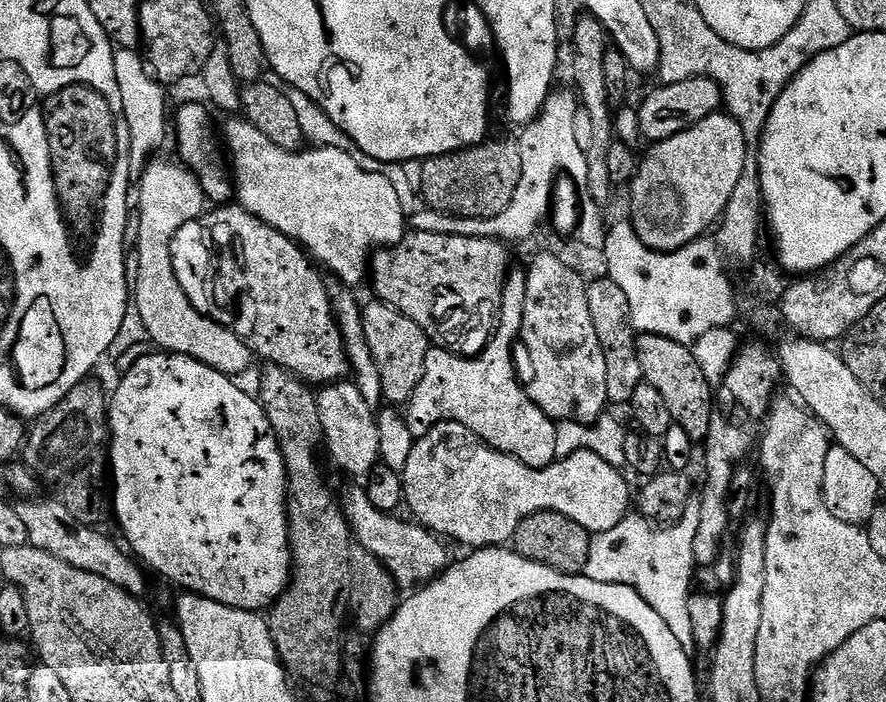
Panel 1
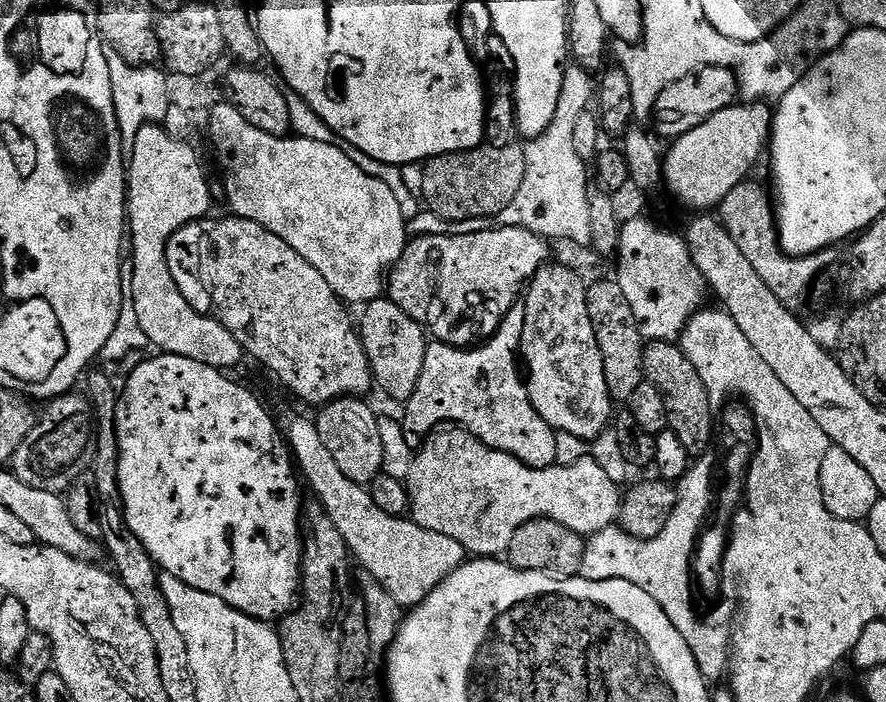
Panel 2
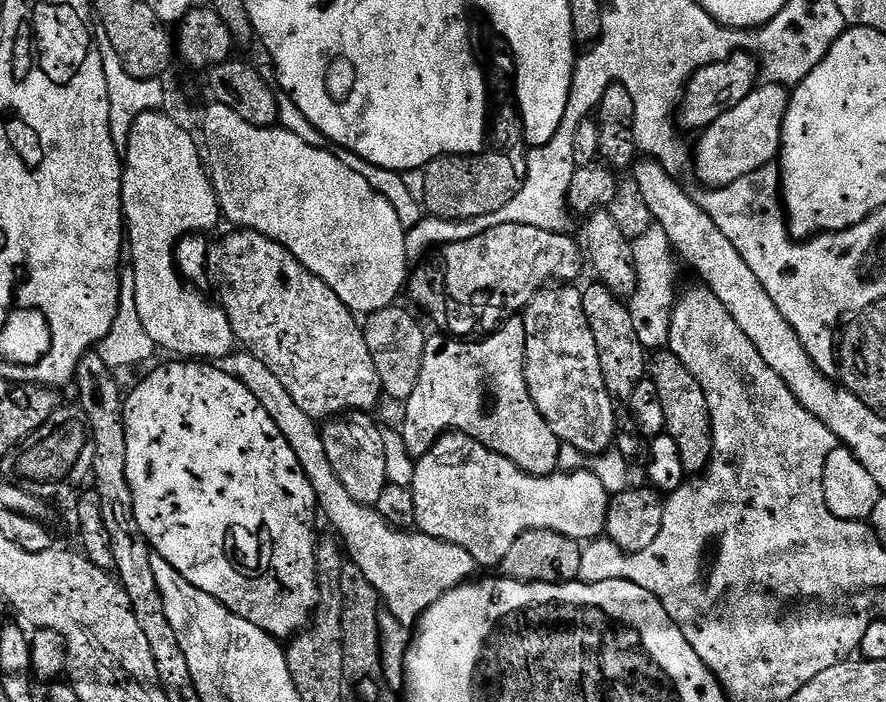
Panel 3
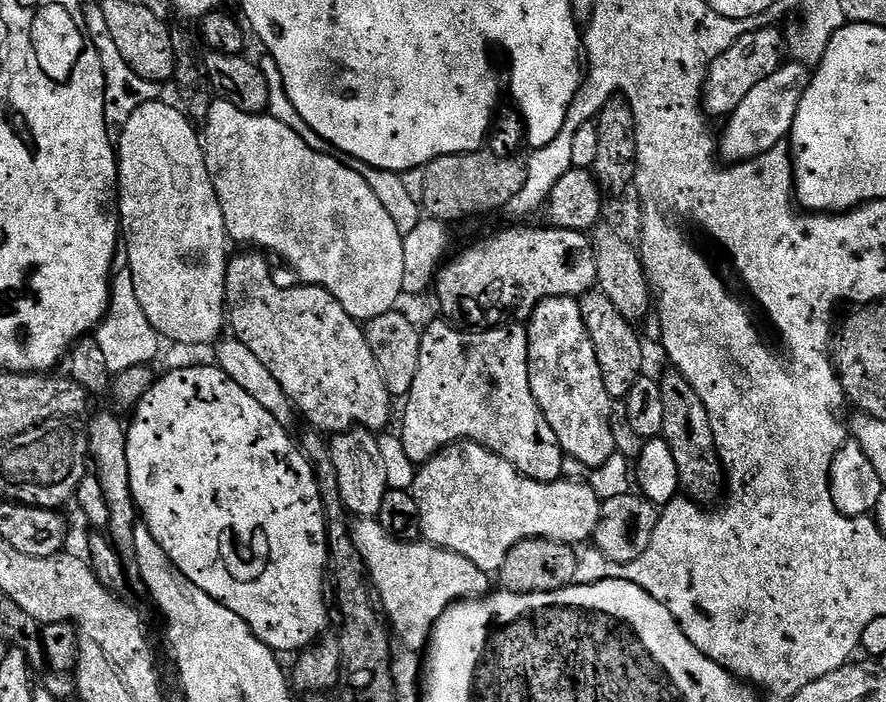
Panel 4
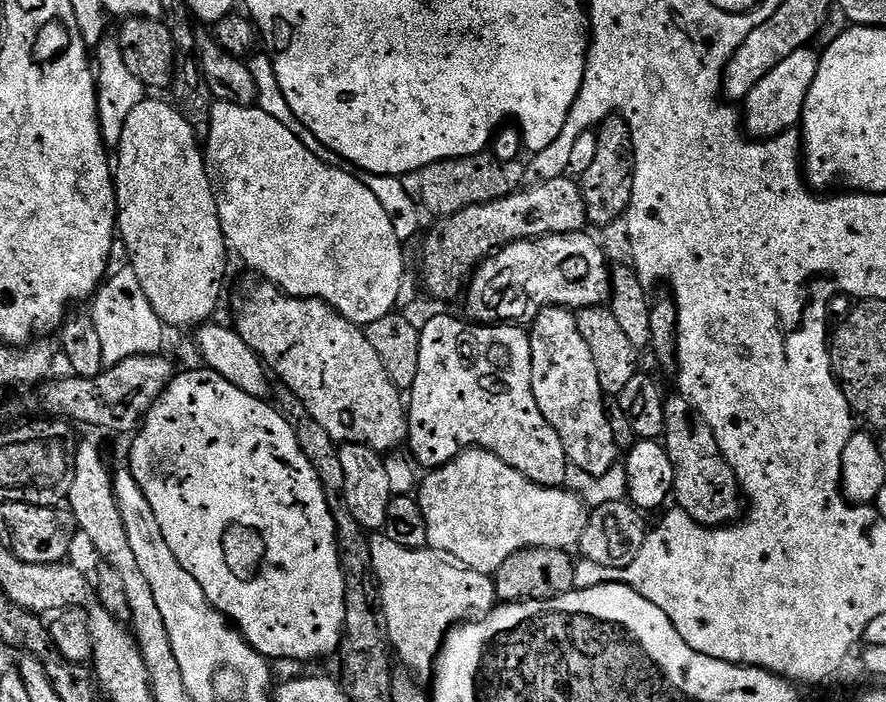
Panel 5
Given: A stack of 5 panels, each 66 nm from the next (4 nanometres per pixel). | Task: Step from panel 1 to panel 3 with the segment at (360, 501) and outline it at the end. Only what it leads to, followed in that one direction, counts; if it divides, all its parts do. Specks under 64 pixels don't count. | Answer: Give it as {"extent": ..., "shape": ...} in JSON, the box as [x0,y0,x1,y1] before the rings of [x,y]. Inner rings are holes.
{"extent":[230,350,478,625],"shape":[[[242,350],[231,357],[230,370],[261,403],[278,430],[282,430],[286,442],[290,442],[290,450],[294,450],[294,458],[298,458],[298,466],[302,466],[306,478],[310,478],[310,486],[314,486],[319,511],[323,515],[325,512],[329,522],[340,531],[339,539],[347,559],[360,567],[362,574],[366,574],[366,582],[376,588],[383,607],[394,614],[398,622],[415,625],[426,614],[426,610],[438,602],[438,598],[475,577],[472,575],[478,571],[476,559],[462,550],[462,546],[442,542],[419,530],[391,528],[376,513],[375,507],[360,505],[346,492],[346,486],[330,466],[317,421],[299,409],[294,398],[287,393],[286,386],[264,362]]]}

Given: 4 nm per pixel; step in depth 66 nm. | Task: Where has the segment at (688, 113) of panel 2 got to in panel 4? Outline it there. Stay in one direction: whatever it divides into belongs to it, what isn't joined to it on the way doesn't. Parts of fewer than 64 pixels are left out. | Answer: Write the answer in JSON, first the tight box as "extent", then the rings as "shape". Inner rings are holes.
{"extent":[702,28,786,118],"shape":[[[764,28],[759,32],[759,30],[753,30],[751,32],[747,32],[742,38],[738,38],[738,42],[734,42],[734,46],[730,46],[730,50],[726,50],[721,56],[718,57],[714,61],[710,67],[708,67],[708,73],[706,74],[706,78],[704,79],[704,90],[702,93],[702,108],[705,113],[709,117],[712,116],[721,116],[721,118],[727,118],[732,115],[732,111],[737,108],[737,106],[742,102],[742,98],[746,98],[746,94],[750,94],[750,90],[754,90],[754,86],[758,86],[758,82],[762,82],[762,78],[770,78],[770,74],[774,74],[776,71],[780,69],[780,65],[782,63],[782,57],[780,57],[780,51],[783,53],[786,48],[786,40],[782,35],[781,29],[780,32],[776,28]]]}

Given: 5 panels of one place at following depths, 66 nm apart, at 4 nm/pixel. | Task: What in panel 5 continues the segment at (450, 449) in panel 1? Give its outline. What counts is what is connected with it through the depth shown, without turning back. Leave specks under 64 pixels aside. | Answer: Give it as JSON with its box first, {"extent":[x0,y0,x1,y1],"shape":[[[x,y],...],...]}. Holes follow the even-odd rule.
{"extent":[418,448,589,576],"shape":[[[465,448],[464,451],[457,454],[450,462],[446,462],[441,468],[433,468],[427,473],[428,476],[419,481],[418,499],[422,506],[422,514],[426,514],[426,534],[428,535],[428,547],[434,552],[442,552],[445,556],[451,558],[455,563],[464,565],[470,570],[478,570],[482,574],[492,576],[502,566],[502,562],[506,562],[506,558],[510,558],[510,554],[518,554],[527,548],[562,548],[572,550],[579,545],[582,538],[582,530],[586,530],[588,525],[589,509],[586,507],[580,497],[569,492],[567,488],[547,488],[541,484],[530,482],[522,474],[518,474],[518,470],[514,470],[510,466],[506,466],[506,462],[502,462],[502,458],[498,458],[494,454],[490,454],[481,448]]]}

